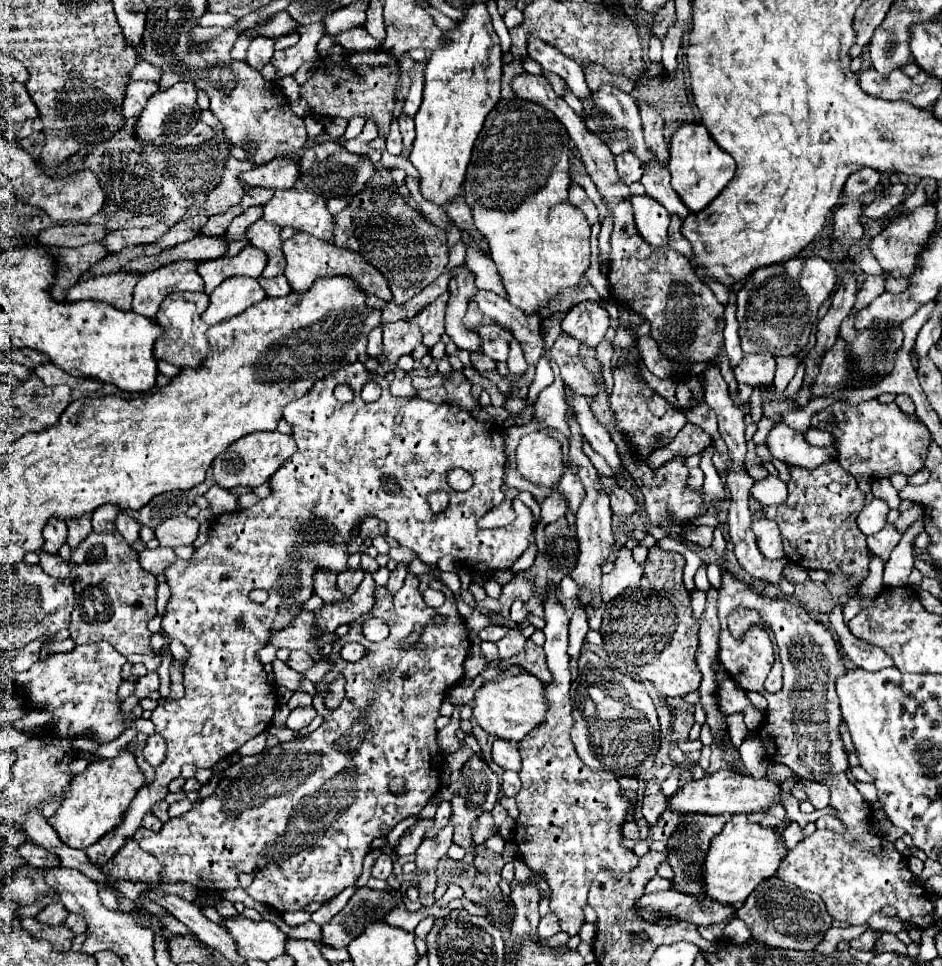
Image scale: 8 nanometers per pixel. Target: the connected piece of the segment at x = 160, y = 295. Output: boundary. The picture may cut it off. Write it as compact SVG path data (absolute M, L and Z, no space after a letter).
M176 261L140 275L140 283L134 287L134 311L154 319L166 295L174 291L204 291L204 281L196 267L198 263L192 261Z

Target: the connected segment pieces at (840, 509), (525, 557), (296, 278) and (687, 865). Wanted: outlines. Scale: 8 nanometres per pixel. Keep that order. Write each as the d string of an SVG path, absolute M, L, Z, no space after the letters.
M838 461L832 463L824 463L824 467L816 467L812 471L804 471L804 469L792 469L792 477L786 483L788 485L788 499L782 505L774 505L774 507L762 507L762 513L766 519L772 519L778 523L780 531L782 531L782 541L784 541L784 557L788 561L792 561L794 565L800 565L808 571L812 569L822 569L826 571L830 577L824 581L824 585L828 587L828 593L832 597L846 597L848 589L858 585L860 581L866 579L868 575L868 547L866 547L866 535L858 529L856 525L856 517L860 513L860 509L864 507L864 493L858 489L856 479L852 475L848 475Z
M534 533L530 535L530 539L532 539L532 541L530 541L528 549L526 549L526 551L522 553L522 557L520 557L520 559L518 559L518 561L516 561L512 567L510 567L510 571L512 571L512 573L526 571L526 569L528 569L528 567L534 563L534 557L536 557L536 553L538 553L538 547L536 547L536 541L534 541L534 539L536 539L536 537L534 537Z
M296 233L292 239L284 241L284 255L286 255L284 275L286 275L292 291L296 291L296 293L308 291L312 287L312 283L320 277L344 275L344 277L352 277L352 281L356 281L356 287L360 291L364 291L366 295L378 295L382 301L392 301L392 293L388 289L388 283L380 275L380 271L376 271L372 265L368 265L364 259L360 259L360 255L354 251L344 251L344 249L338 249L336 245L320 241L312 235Z
M680 815L680 827L672 833L672 839L666 843L668 857L666 861L670 863L674 877L672 877L672 889L686 893L686 895L696 895L698 899L708 899L704 895L704 887L700 887L700 863L704 863L704 851L708 851L708 843L712 841L712 835L718 835L726 823L724 815Z

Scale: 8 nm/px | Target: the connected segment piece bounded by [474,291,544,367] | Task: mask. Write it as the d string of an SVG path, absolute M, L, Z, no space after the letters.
M478 291L474 301L486 319L492 319L508 327L524 349L524 357L530 367L534 367L544 353L544 337L540 335L540 319L536 315L524 315L520 309L512 307L508 299L498 297L492 291Z

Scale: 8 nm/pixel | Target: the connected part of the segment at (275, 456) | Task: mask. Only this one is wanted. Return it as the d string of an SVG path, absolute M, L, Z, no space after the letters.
M252 433L244 439L232 443L226 451L222 451L214 463L214 479L220 487L232 489L232 487L258 487L262 483L268 483L268 479L276 473L276 469L292 455L296 453L296 443L290 435L284 433Z

